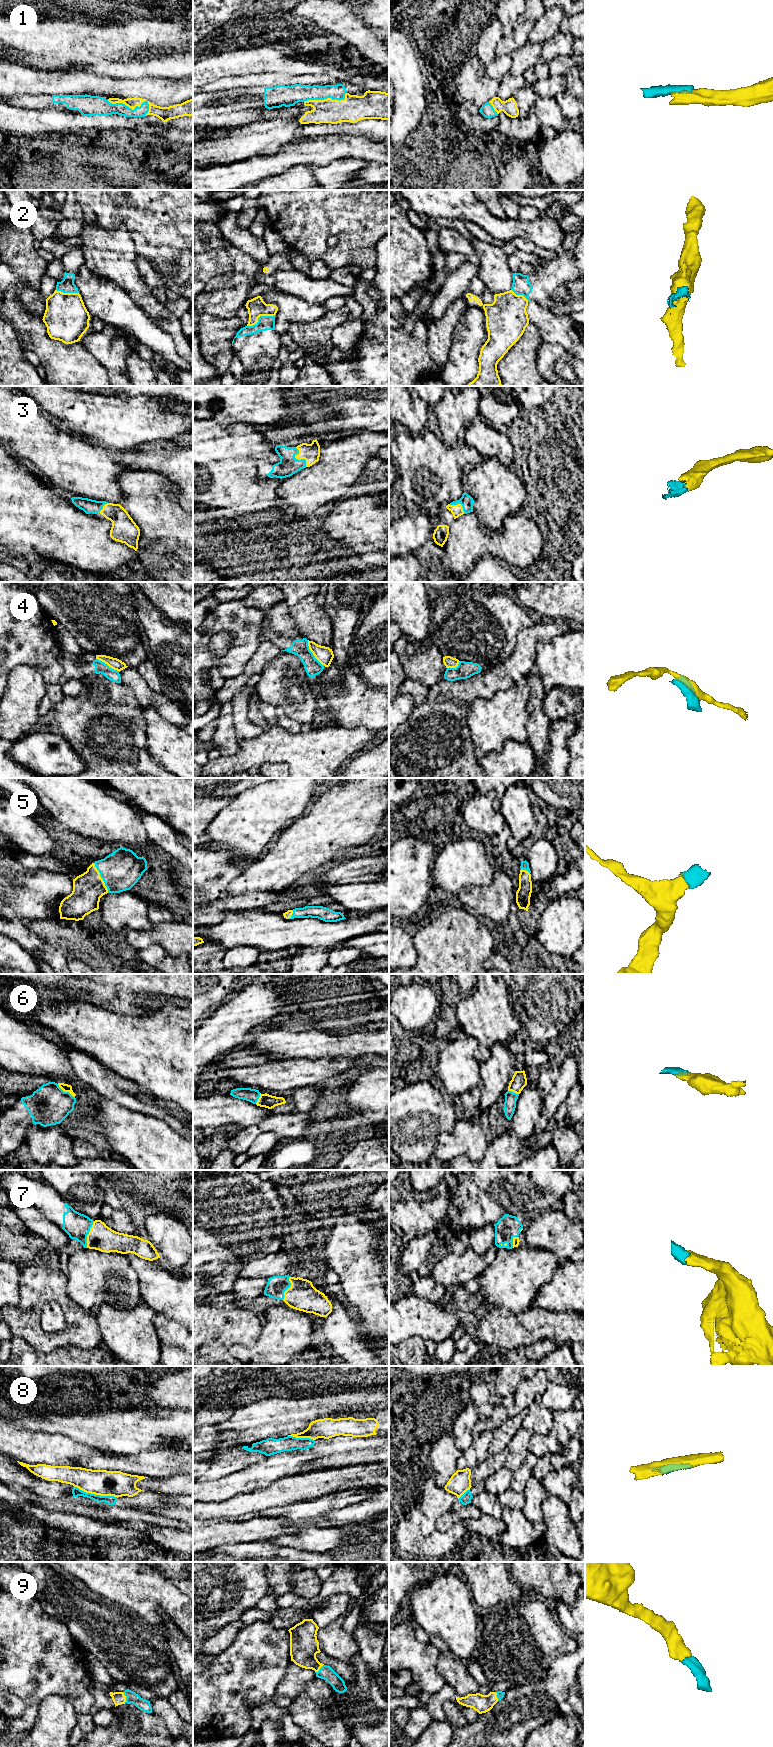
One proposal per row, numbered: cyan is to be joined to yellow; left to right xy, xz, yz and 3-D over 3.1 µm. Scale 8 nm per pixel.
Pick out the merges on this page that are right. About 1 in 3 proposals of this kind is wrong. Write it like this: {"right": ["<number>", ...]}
{"right": ["1", "2", "3", "5", "6", "7", "8", "9"]}

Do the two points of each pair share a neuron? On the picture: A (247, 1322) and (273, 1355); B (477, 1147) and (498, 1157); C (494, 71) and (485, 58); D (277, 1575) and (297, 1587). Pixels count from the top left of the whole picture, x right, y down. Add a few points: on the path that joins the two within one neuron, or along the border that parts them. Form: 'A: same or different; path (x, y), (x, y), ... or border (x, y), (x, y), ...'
A: different; border (260, 1326), (261, 1328)
B: different; border (489, 1142), (481, 1159)
C: different; border (496, 56), (485, 67)
D: same; path (282, 1575), (292, 1582)

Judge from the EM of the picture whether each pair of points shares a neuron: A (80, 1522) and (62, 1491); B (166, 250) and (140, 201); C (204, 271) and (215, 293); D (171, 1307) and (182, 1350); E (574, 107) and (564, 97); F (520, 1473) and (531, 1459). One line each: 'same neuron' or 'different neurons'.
A: same neuron
B: same neuron
C: different neurons
D: different neurons
E: same neuron
F: same neuron

